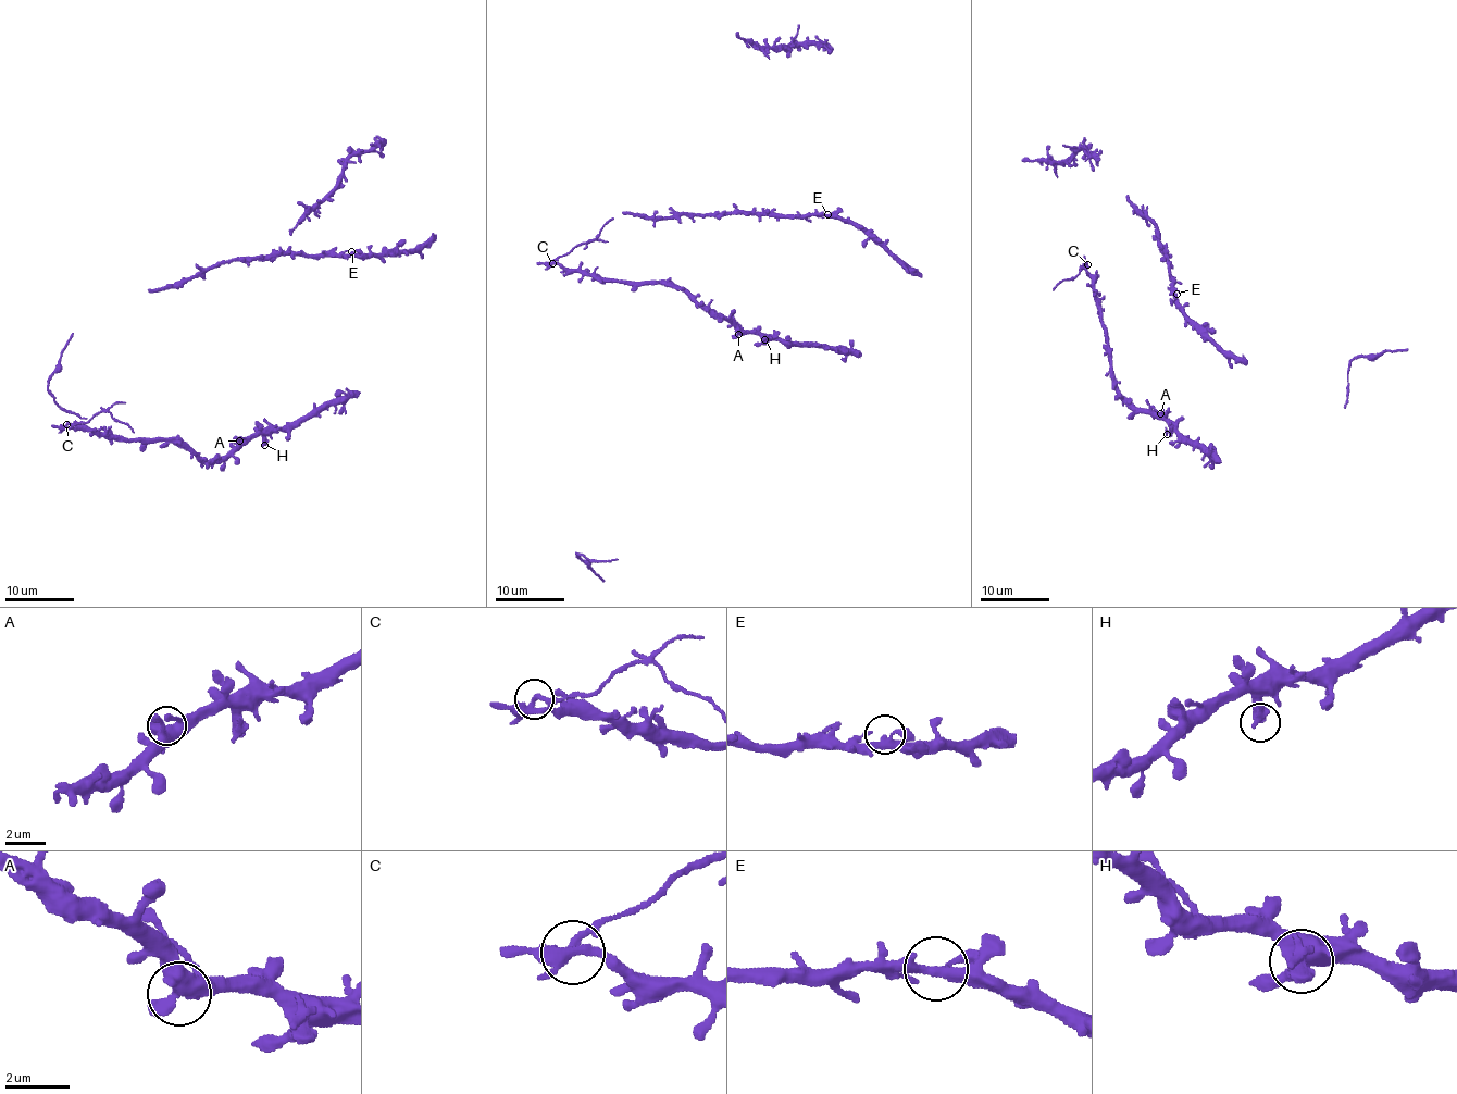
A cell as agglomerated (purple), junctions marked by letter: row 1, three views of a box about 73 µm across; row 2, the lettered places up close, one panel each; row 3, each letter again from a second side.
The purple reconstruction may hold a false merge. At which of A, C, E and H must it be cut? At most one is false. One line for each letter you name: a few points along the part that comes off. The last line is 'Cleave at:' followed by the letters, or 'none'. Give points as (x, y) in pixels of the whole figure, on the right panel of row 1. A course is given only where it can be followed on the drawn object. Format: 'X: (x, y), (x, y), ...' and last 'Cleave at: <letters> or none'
C: (1087, 263), (1081, 270), (1081, 266), (1073, 277), (1058, 283), (1054, 289)
Cleave at: C

